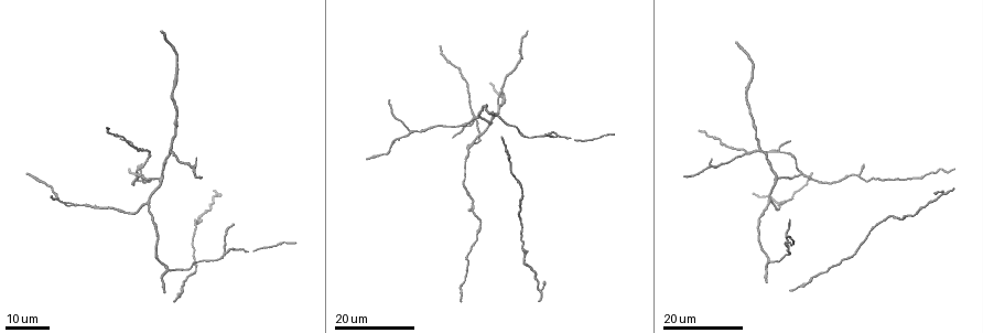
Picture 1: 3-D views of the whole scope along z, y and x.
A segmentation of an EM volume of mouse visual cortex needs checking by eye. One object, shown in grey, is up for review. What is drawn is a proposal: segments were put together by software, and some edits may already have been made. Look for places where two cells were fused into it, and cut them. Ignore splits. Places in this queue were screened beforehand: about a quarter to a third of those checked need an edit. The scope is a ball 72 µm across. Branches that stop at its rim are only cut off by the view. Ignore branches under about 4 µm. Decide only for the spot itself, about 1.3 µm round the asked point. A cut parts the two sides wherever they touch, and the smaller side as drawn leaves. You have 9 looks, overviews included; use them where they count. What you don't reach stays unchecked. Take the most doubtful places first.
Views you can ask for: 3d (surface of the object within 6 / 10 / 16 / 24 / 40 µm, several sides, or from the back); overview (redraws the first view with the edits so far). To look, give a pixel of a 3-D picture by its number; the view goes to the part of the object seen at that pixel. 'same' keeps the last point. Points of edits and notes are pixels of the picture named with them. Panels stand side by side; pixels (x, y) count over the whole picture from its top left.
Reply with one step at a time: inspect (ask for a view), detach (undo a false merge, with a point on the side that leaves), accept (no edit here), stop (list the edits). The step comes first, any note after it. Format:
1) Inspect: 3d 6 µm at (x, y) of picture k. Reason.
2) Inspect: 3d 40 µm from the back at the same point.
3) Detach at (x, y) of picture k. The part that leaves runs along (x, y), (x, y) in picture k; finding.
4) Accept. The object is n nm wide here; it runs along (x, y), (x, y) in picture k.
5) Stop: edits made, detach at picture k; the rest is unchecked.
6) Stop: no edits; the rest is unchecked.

Inspect: 3d 16 µm at (771, 151) of picture 1. Three-way junction.

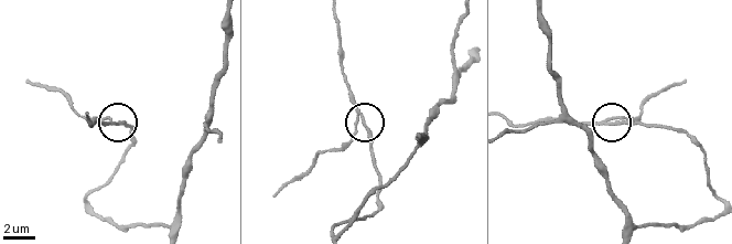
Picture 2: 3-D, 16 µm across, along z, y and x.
Inspect: 3d 10 µm at (356, 125) of picture 2.

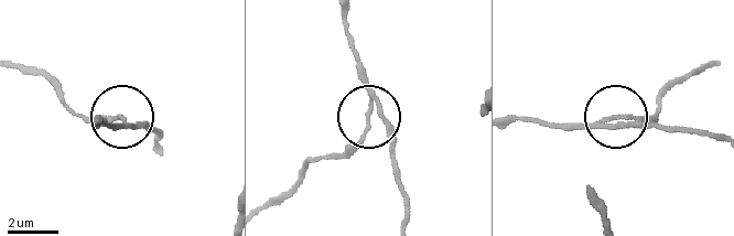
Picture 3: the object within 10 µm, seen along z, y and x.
Inspect: 3d 6 µm at (122, 118) of picture 3. Zoom in.

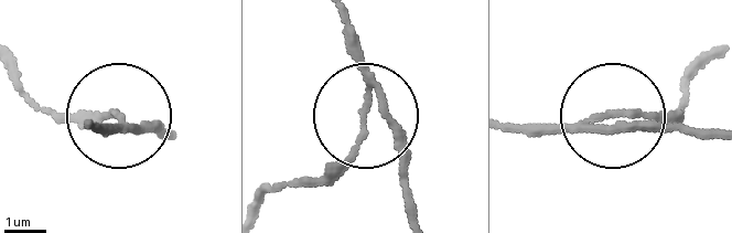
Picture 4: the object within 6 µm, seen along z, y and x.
Detach at (110, 115) of picture 4. The side arm is 9 µm long; 3 arms meet here; a second cell is stuck on.

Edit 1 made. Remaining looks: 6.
Inspect: 3d 24 µm at (496, 116) of picture 1. A fork.

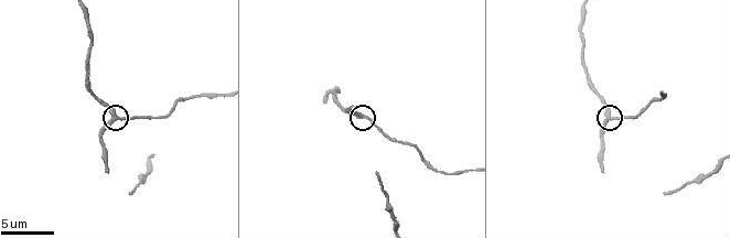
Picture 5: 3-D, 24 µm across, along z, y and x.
Inspect: 3d 10 µm at (114, 120) of picture 5.

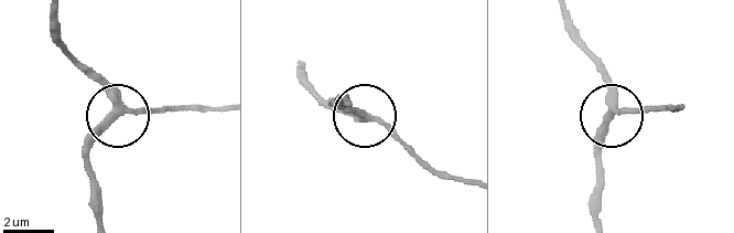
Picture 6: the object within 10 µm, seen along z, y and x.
Accept. The object is 290 nm wide here; one cell here.

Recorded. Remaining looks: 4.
Inspect: 3d 16 µm at (549, 135) of picture 1. Arms part here.

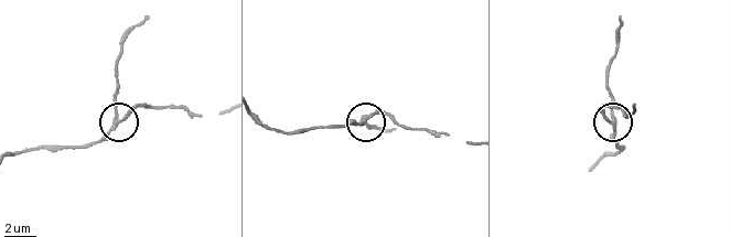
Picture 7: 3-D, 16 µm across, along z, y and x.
Inspect: 3d 6 µm at (118, 117) of picture 7.

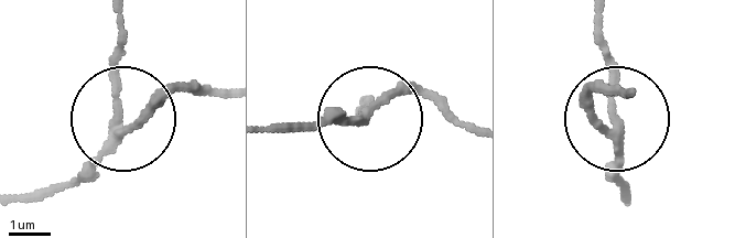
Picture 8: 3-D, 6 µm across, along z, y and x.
Detach at (120, 47) of picture 8. The side arm is 8 µm long; the part that leaves runs along (112, 110), (122, 19) in picture 8; a second cell is stuck on.

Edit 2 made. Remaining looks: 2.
Inspect: 3d 24 µm at (136, 173) of picture 1. Three arms meet.

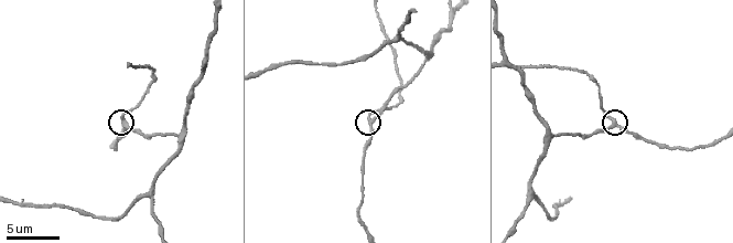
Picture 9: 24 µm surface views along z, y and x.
Inspect: 3d 10 µm at (125, 120) of picture 9.

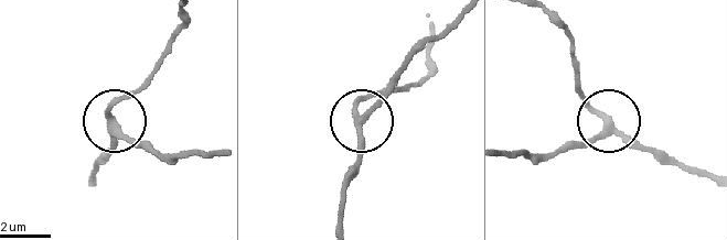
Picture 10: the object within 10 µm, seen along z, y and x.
Accept. The object is 250 nm wide here; it runs along (504, 152), (548, 152), (592, 140), (603, 121), (576, 85) in picture 10; all the same cell.

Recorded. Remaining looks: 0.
Stop: edits made, detach at picture 4, detach at picture 8; the rest is unchecked.

